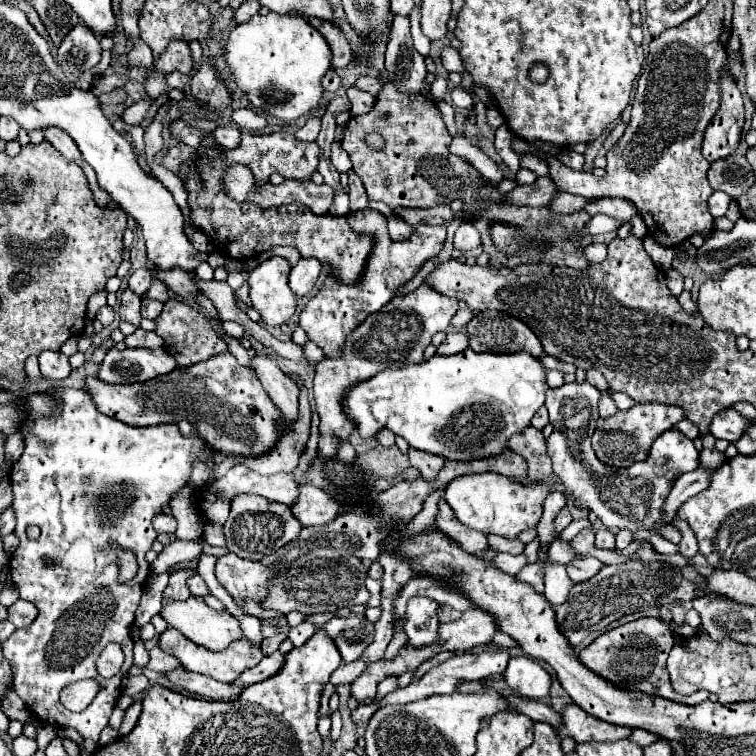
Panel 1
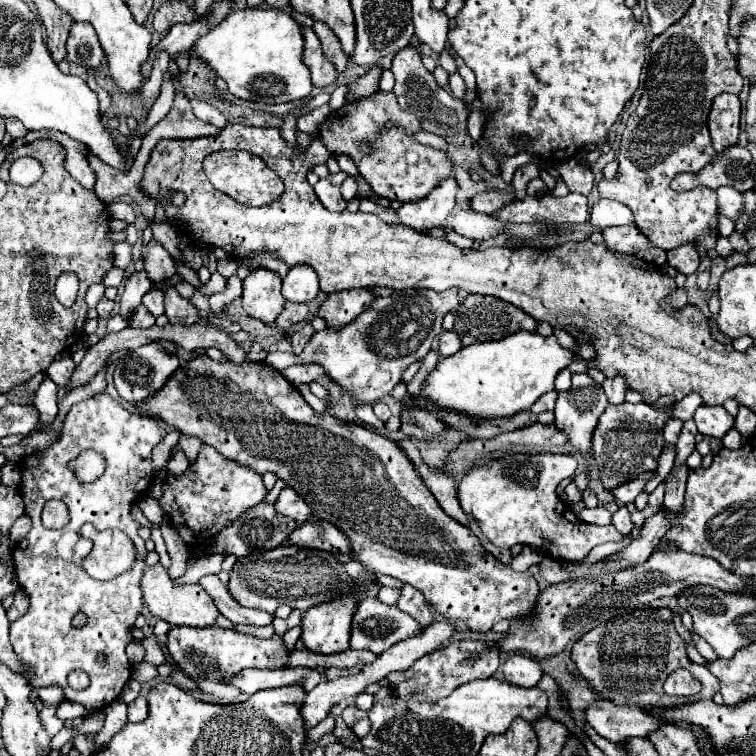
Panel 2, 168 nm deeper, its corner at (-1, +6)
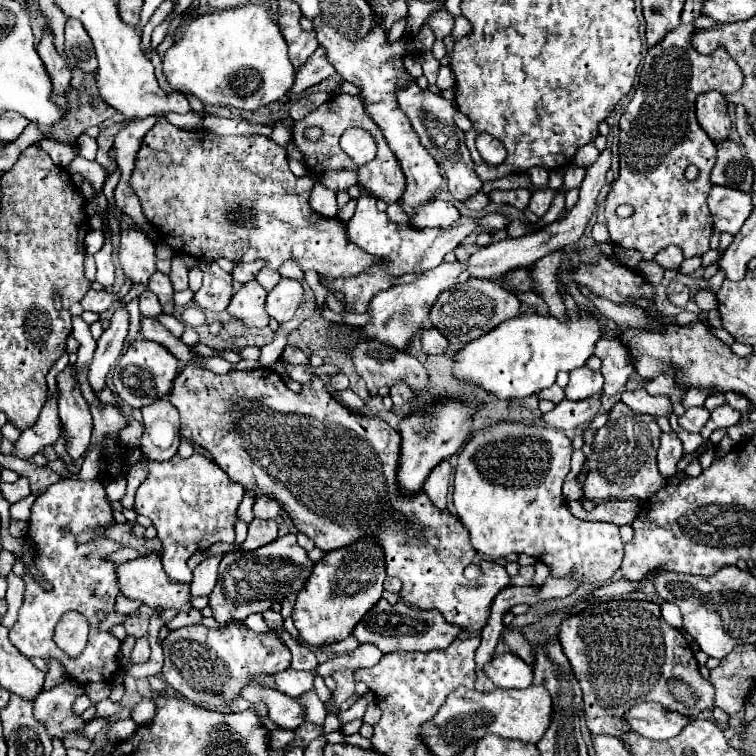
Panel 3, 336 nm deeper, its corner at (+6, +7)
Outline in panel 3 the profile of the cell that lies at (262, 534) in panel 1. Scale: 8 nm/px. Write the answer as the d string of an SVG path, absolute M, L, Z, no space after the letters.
M253 520L249 524L249 534L247 534L247 540L241 544L243 550L255 550L255 548L261 548L263 544L269 544L271 540L277 538L277 524L275 520Z

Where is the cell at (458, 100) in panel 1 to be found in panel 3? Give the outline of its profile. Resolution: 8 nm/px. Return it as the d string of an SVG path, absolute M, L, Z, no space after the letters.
M441 66L439 68L439 76L437 76L437 88L439 90L449 90L455 86L455 78L449 66Z

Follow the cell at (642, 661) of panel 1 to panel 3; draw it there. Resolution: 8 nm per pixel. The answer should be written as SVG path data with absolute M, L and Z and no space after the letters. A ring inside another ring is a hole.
M609 600L609 602L593 602L583 612L573 614L561 622L559 642L563 646L565 656L571 662L573 674L581 684L583 690L583 714L587 720L587 728L591 734L609 734L621 738L625 732L629 732L627 724L623 724L623 716L631 704L639 702L659 702L665 708L685 712L689 716L697 716L701 710L713 706L713 686L709 680L703 680L699 674L697 660L693 656L691 646L683 638L681 630L669 626L659 610L659 604L655 602L643 602L643 600ZM669 680L683 680L687 686L693 688L693 694L697 702L691 706L679 706L675 696L671 696Z

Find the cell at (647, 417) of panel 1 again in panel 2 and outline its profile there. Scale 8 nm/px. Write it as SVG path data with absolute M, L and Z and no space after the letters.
M690 393L682 401L674 403L670 409L652 407L648 403L622 403L622 405L608 405L602 413L598 427L594 431L594 463L600 471L600 481L604 489L614 489L620 483L634 479L642 469L656 469L658 457L662 453L662 427L670 417L678 417L682 421L692 419L694 411L702 405L702 399L696 393Z

